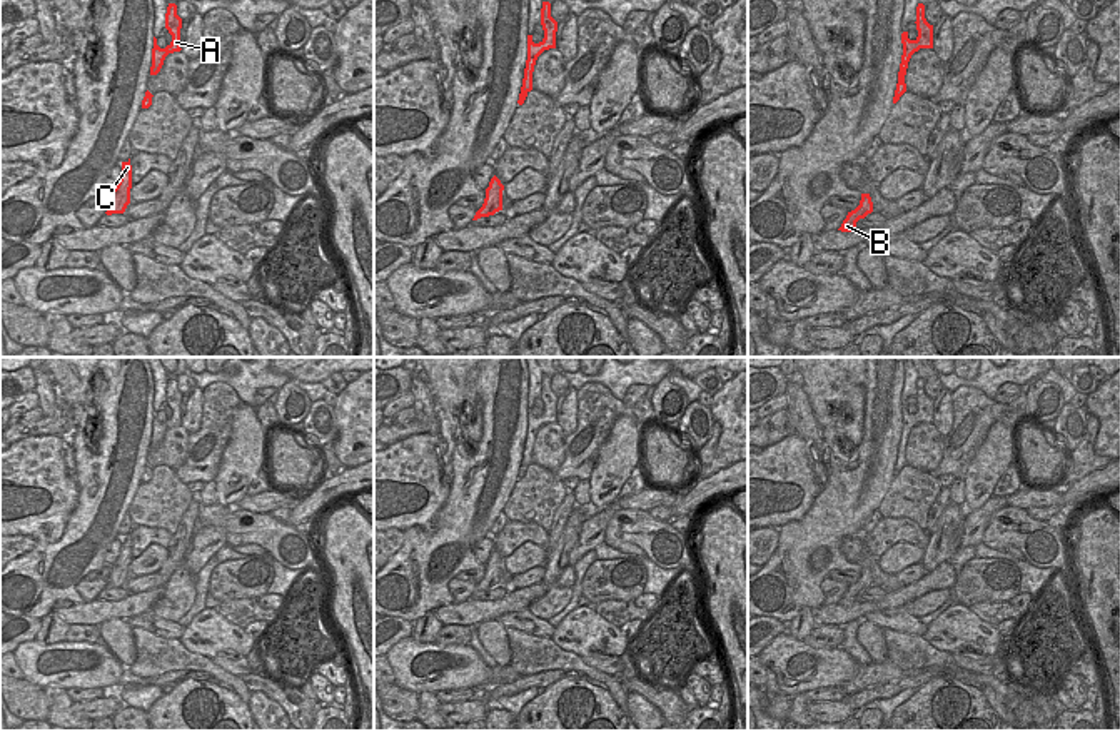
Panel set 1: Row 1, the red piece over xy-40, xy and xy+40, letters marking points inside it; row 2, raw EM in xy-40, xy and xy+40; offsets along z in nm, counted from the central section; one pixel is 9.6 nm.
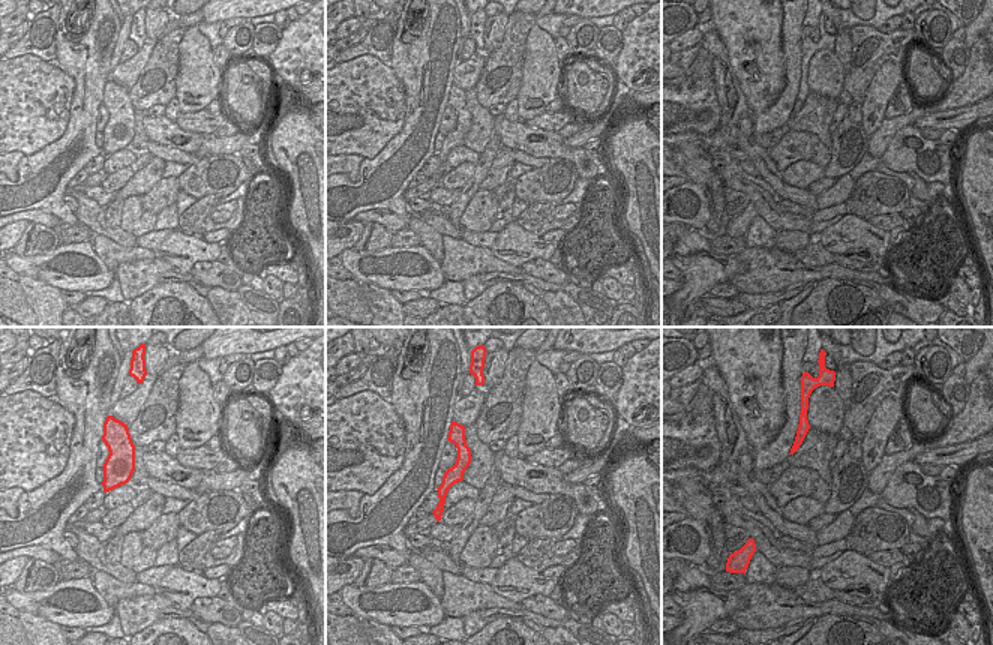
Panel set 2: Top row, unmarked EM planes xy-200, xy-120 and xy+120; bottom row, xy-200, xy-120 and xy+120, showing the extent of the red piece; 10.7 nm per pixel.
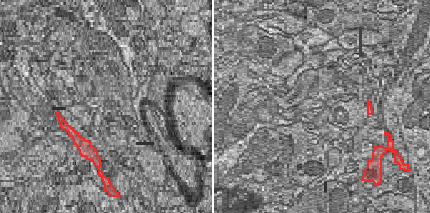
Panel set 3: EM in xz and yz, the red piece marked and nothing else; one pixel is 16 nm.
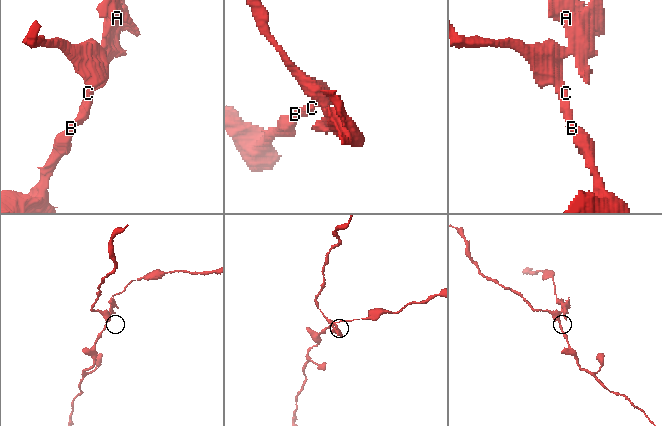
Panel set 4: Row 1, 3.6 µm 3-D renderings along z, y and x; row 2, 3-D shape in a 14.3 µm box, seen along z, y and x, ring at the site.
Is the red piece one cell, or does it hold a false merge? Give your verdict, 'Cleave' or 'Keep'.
Cleave

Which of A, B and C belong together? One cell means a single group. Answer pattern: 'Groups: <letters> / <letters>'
Groups: A / B C

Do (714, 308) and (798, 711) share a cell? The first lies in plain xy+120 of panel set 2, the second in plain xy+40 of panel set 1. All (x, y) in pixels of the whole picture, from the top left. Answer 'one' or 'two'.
two

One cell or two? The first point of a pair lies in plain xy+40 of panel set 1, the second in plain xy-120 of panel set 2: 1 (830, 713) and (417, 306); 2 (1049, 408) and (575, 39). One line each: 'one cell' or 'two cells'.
1: one cell
2: one cell

